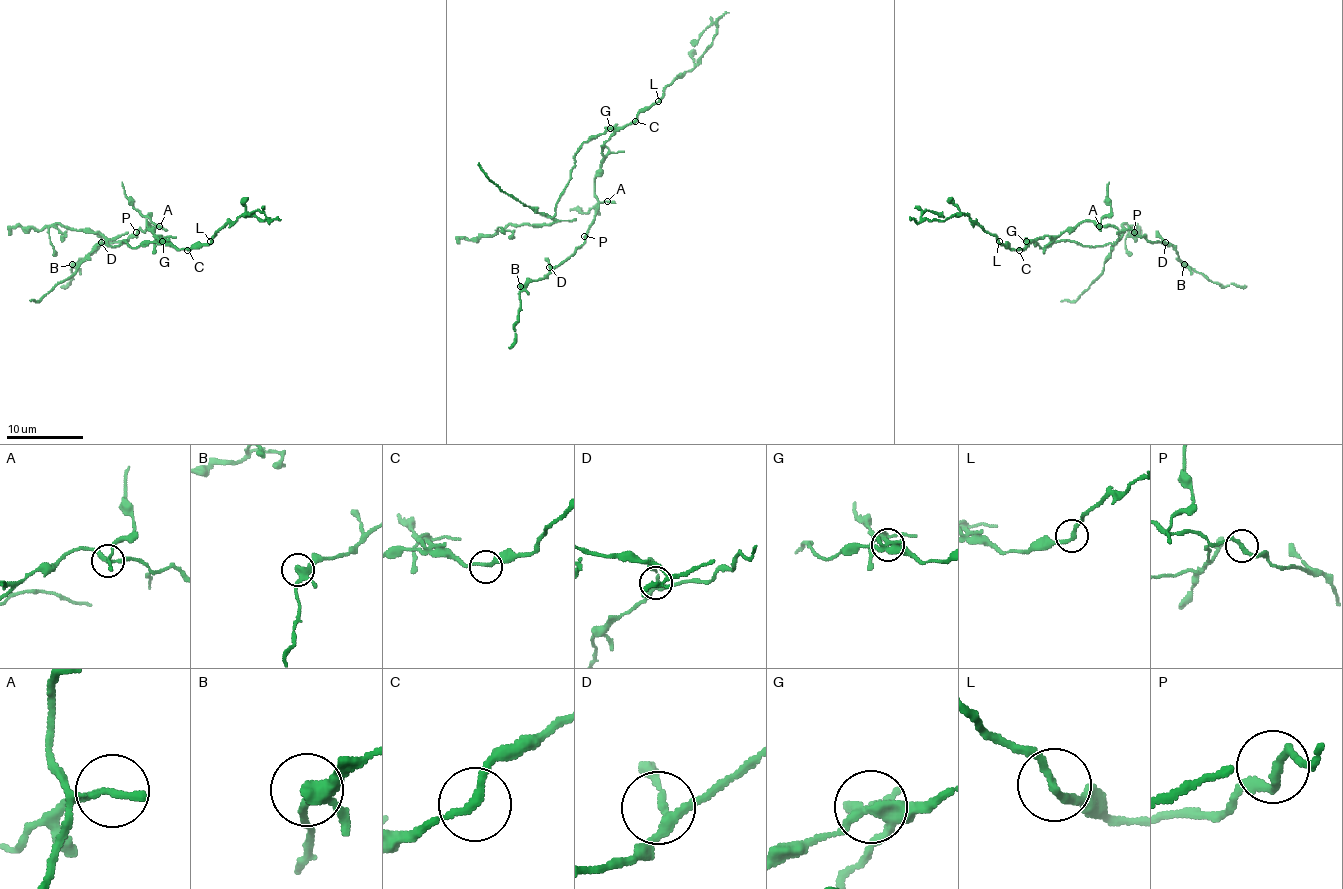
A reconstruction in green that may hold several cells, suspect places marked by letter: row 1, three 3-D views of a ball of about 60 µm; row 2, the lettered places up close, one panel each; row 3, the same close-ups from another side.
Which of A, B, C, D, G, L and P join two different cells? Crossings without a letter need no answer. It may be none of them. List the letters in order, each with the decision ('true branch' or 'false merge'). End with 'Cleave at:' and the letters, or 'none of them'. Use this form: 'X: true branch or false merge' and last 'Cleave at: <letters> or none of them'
A: false merge
B: true branch
C: true branch
D: true branch
G: false merge
L: true branch
P: true branch
Cleave at: A, G

